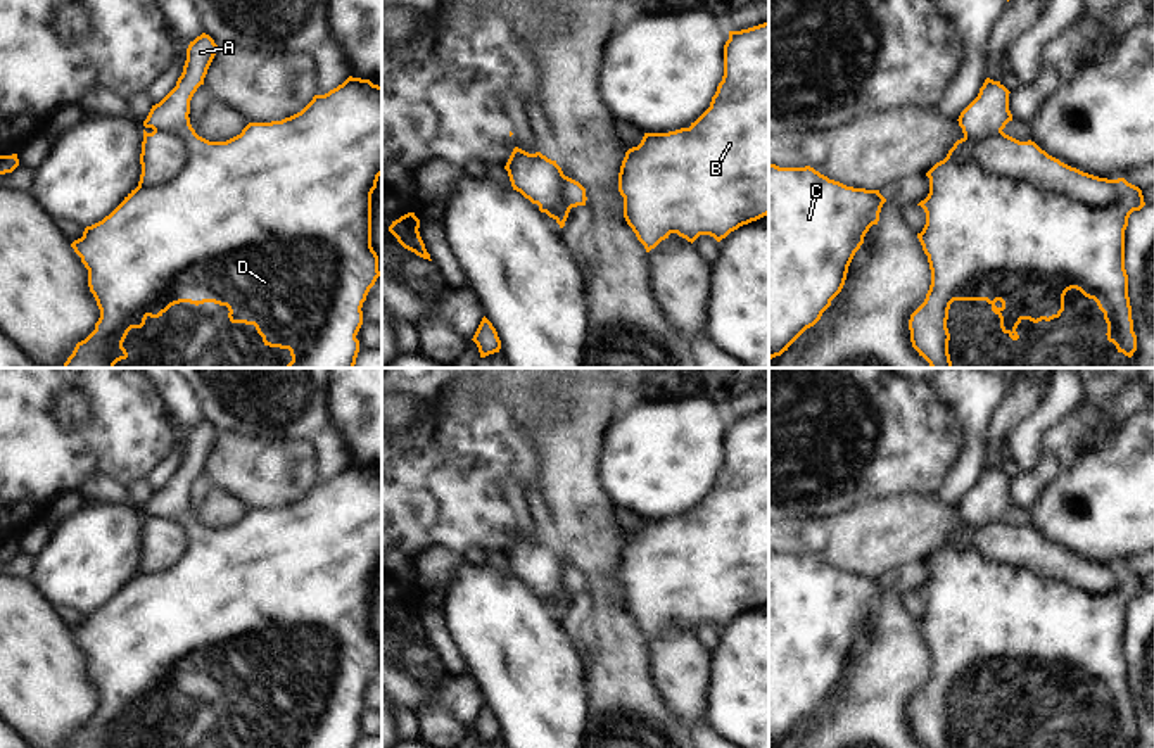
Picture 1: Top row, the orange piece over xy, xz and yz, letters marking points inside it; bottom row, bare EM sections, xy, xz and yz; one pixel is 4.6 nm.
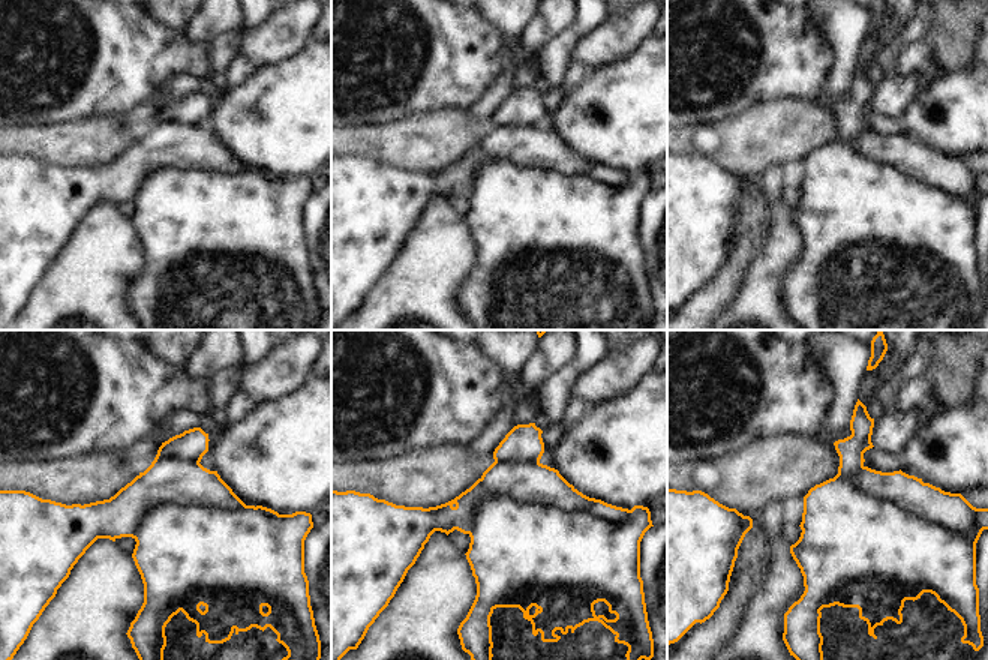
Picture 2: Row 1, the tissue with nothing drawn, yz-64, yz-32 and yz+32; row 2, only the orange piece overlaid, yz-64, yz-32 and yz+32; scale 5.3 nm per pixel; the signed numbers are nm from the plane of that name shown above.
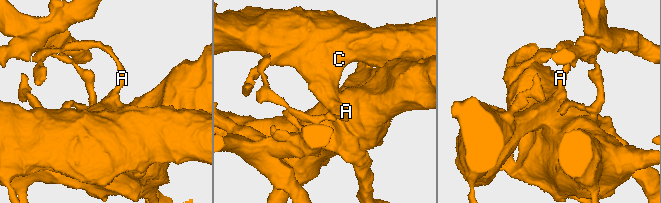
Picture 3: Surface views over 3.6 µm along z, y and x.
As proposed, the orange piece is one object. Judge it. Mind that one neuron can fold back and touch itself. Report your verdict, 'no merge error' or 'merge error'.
merge error

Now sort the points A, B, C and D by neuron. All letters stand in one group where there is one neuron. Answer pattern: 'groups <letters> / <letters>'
groups A B D / C

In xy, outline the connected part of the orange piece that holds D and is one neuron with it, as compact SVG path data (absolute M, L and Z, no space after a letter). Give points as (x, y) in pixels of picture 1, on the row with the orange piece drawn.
M202 33L187 48L187 60L176 86L155 105L152 105L145 128L155 131L176 133L188 150L188 161L181 173L169 183L161 187L142 188L140 185L131 190L124 200L102 221L86 226L83 237L74 240L71 247L81 257L88 269L88 287L100 309L100 318L95 330L81 342L76 344L73 354L64 363L64 368L114 368L121 359L128 358L123 342L131 328L142 328L145 320L162 316L171 306L180 302L204 304L214 302L228 307L231 323L254 325L263 337L264 345L288 349L292 361L287 368L354 368L359 352L359 340L356 339L363 325L363 302L370 288L380 276L378 256L371 247L371 193L377 188L378 176L382 174L382 86L373 85L370 79L349 76L342 85L325 95L314 95L313 100L297 114L282 121L271 123L249 123L240 135L226 142L209 142L195 133L190 124L190 100L197 88L204 85L207 69L216 55L218 45L214 40Z

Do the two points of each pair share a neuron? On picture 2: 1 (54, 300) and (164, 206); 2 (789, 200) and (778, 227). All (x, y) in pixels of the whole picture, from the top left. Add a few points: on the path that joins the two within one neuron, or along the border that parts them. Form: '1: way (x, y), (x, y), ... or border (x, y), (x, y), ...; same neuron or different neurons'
1: border (131, 219), (143, 248), (144, 266); different neurons
2: border (783, 188), (781, 201), (789, 210); different neurons

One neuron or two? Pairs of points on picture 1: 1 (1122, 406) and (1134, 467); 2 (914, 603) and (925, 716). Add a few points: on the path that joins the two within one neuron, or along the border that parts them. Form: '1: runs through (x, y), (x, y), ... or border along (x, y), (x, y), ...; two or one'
1: border along (1135, 412), (1122, 427); two
2: border along (925, 596), (925, 614), (916, 621); two

